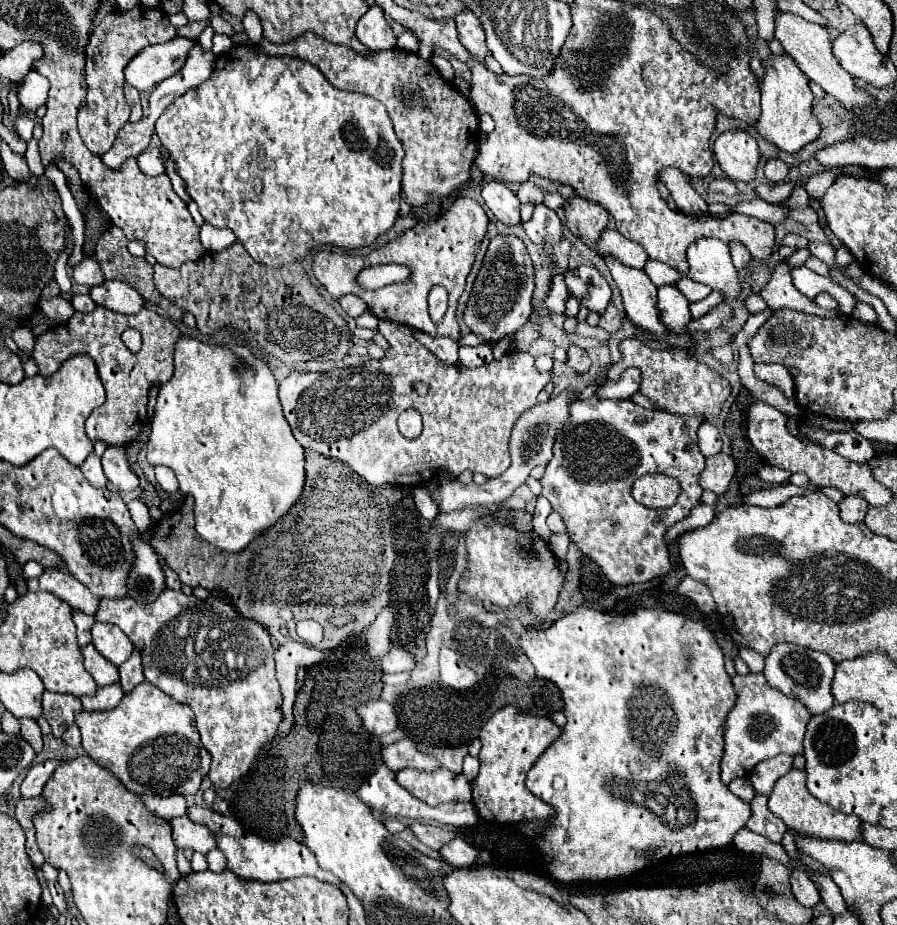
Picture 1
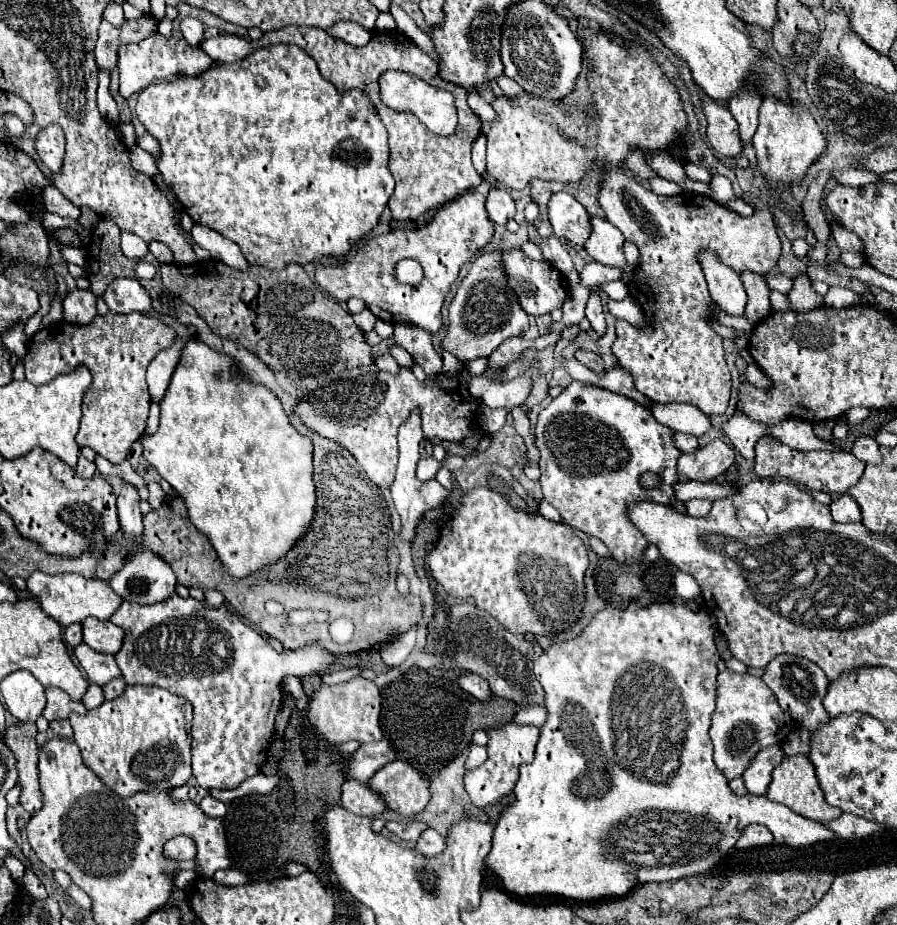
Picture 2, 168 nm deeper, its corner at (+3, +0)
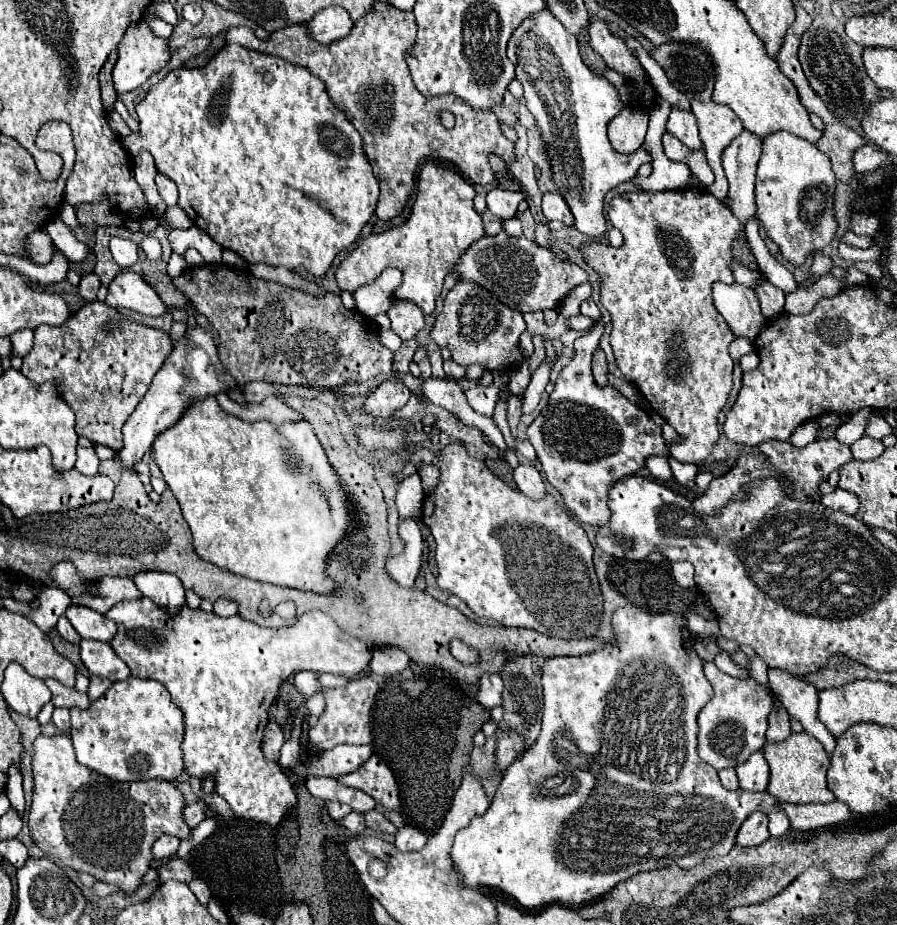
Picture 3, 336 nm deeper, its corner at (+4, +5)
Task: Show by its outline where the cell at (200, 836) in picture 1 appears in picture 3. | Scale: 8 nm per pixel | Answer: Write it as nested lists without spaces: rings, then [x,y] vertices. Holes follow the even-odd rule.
[[[163,834],[155,844],[153,844],[153,856],[155,860],[161,860],[161,858],[171,858],[179,848],[179,838],[175,836],[169,836],[169,834]]]

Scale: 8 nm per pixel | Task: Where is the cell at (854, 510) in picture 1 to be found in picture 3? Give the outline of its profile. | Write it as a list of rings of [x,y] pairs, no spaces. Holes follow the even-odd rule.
[[[835,488],[831,494],[821,496],[821,504],[829,510],[839,510],[845,514],[857,514],[859,510],[859,498],[855,498],[855,494],[843,490],[843,488]]]

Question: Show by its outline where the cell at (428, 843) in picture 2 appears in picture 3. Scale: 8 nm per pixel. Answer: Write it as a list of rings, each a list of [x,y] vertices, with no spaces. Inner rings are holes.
[[[403,826],[399,828],[397,836],[395,836],[395,846],[401,852],[415,852],[415,850],[423,850],[423,846],[427,844],[427,834],[421,832],[419,828],[413,826]]]

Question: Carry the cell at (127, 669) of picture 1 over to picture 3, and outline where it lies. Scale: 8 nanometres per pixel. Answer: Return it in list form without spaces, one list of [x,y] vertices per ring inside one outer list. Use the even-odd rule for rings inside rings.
[[[91,676],[91,684],[89,684],[89,690],[87,690],[87,696],[89,700],[97,700],[101,694],[105,694],[109,688],[111,688],[111,680],[109,678],[97,678],[97,676]]]

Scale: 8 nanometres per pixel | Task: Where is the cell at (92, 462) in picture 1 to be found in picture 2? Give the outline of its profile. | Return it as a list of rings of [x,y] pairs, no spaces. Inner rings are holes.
[[[78,457],[78,467],[76,467],[76,473],[80,475],[80,477],[84,477],[84,479],[88,479],[88,477],[94,477],[94,473],[96,473],[96,465],[92,463],[92,461],[88,461],[86,457]]]

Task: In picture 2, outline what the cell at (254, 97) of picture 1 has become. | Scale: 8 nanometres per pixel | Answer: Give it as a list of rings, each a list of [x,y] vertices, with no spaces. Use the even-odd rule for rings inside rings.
[[[270,45],[264,49],[256,49],[242,61],[212,63],[208,71],[196,77],[178,77],[172,81],[154,83],[140,91],[136,115],[146,127],[146,131],[154,135],[160,143],[158,171],[166,185],[174,191],[176,199],[182,203],[184,211],[192,217],[194,223],[210,227],[226,239],[234,241],[250,265],[278,271],[290,263],[306,265],[320,257],[346,255],[360,237],[364,237],[376,227],[378,217],[388,205],[388,199],[394,191],[394,179],[392,175],[388,175],[388,133],[384,131],[384,125],[380,123],[368,95],[358,89],[340,93],[330,81],[320,75],[316,61],[304,51],[300,51],[296,45]]]

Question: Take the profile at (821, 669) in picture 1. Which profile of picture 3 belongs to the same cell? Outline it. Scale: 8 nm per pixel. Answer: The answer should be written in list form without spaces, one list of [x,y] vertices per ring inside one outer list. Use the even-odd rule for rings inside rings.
[[[769,668],[769,684],[777,700],[789,712],[789,716],[799,720],[803,730],[823,744],[825,752],[833,752],[835,738],[817,718],[819,690],[809,682],[805,682],[801,676],[791,674],[789,670],[775,670],[775,668]]]

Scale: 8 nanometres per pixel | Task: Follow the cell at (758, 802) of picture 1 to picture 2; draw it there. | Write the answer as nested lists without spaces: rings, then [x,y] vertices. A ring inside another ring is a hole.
[[[748,825],[746,831],[740,835],[736,847],[738,849],[750,849],[750,847],[764,847],[774,841],[772,833],[764,825]]]

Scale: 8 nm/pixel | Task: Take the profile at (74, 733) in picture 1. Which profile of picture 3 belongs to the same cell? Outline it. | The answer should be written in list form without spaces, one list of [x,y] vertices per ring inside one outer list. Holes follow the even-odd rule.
[[[55,708],[55,710],[53,710],[53,724],[55,724],[63,734],[69,734],[69,732],[71,732],[69,710],[67,710],[67,708]]]

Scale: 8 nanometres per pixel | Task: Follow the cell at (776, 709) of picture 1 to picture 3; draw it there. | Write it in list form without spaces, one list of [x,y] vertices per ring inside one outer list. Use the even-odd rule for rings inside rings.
[[[713,662],[705,664],[705,676],[711,682],[715,696],[707,702],[699,716],[699,756],[715,770],[735,768],[745,762],[753,752],[765,744],[767,718],[773,710],[773,698],[769,690],[753,678],[733,678],[723,674]]]

